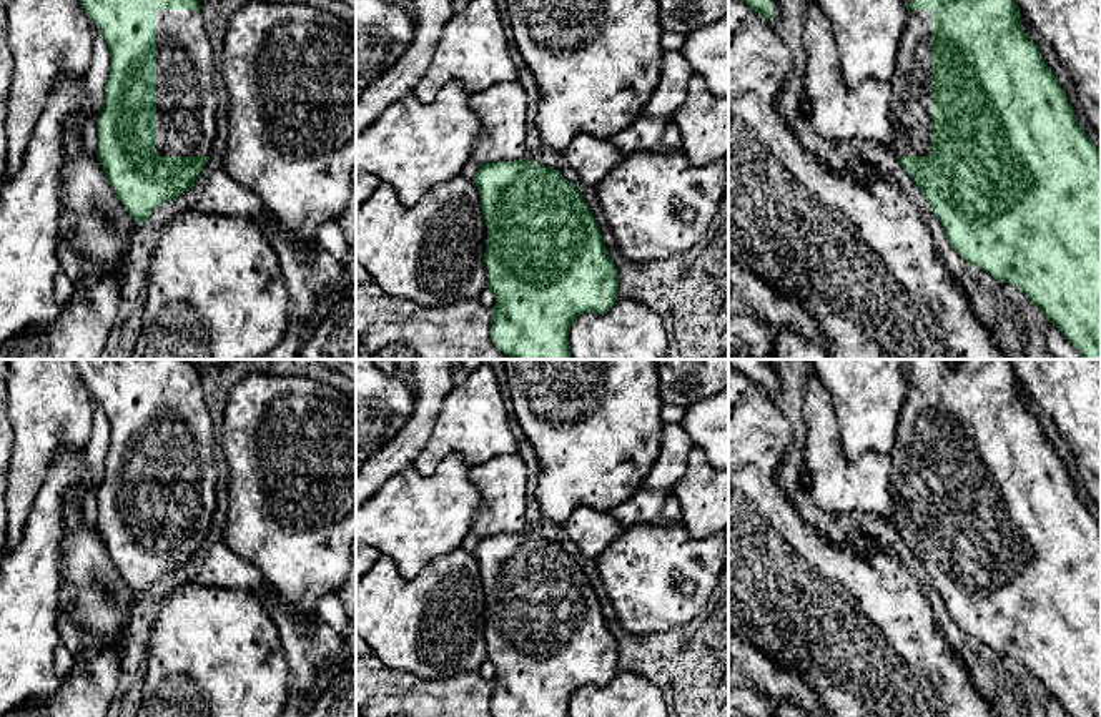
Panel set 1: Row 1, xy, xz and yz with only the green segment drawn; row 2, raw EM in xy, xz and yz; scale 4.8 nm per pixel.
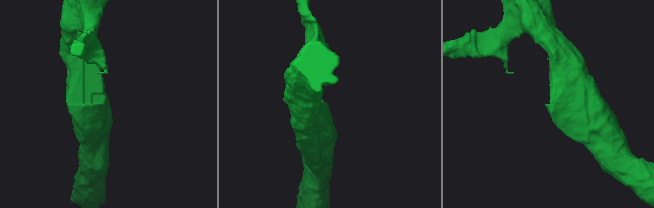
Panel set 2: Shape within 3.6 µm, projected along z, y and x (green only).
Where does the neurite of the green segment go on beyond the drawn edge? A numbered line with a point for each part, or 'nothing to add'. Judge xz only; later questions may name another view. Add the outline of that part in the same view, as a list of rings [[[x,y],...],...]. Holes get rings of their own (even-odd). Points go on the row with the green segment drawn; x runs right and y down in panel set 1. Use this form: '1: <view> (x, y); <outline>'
nothing to add

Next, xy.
1: xy (187, 100); [[[201,10],[156,12],[156,155],[211,156],[218,95]]]

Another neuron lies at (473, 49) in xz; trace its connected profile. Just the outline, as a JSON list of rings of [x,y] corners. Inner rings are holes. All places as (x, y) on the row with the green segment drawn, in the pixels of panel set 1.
[[[471,0],[464,12],[454,13],[444,23],[432,60],[412,93],[421,101],[431,101],[451,80],[461,82],[469,93],[517,80],[496,0]]]

